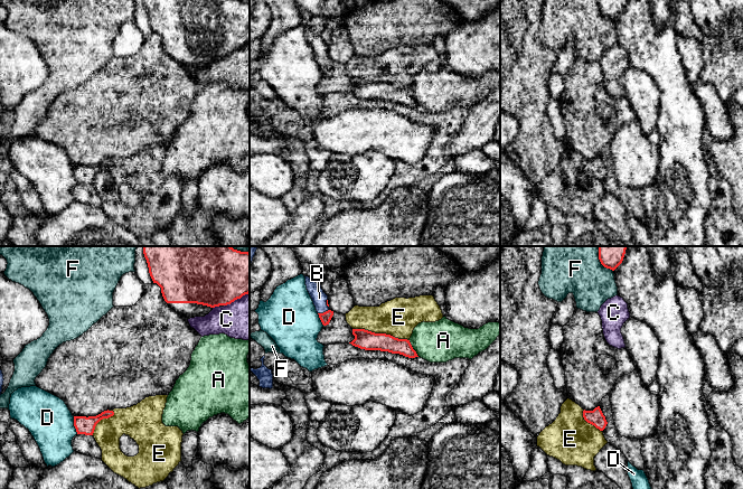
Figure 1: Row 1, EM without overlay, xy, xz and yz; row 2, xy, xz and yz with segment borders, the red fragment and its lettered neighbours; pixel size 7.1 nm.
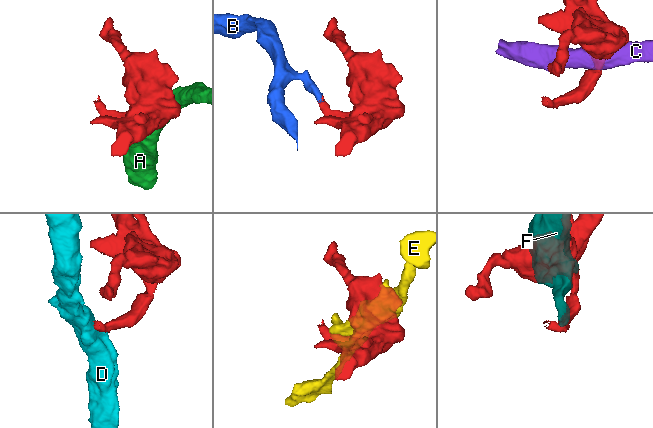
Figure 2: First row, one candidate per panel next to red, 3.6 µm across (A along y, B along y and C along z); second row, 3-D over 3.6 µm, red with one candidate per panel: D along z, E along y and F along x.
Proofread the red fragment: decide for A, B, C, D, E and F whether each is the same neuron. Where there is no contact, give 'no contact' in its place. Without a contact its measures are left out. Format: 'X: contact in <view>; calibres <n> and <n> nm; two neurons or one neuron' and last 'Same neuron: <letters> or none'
A: contact in xz; calibres 130 and 300 nm; two neurons
B: contact in xz; calibres 80 and 110 nm; one neuron
C: contact in xy; calibres 480 and 300 nm; two neurons
D: contact in xy; calibres 130 and 320 nm; two neurons
E: contact in xz; calibres 140 and 280 nm; two neurons
F: contact in yz; calibres 200 and 420 nm; two neurons
Same neuron: B

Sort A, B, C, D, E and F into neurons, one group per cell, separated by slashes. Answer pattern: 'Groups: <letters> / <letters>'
Groups: A / B / C / D / E / F

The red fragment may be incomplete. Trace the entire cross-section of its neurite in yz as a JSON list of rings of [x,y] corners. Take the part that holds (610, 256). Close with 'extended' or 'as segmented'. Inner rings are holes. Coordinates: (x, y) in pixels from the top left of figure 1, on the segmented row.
[[[599,246],[601,264],[614,271],[623,261],[627,246]]] | as segmented

